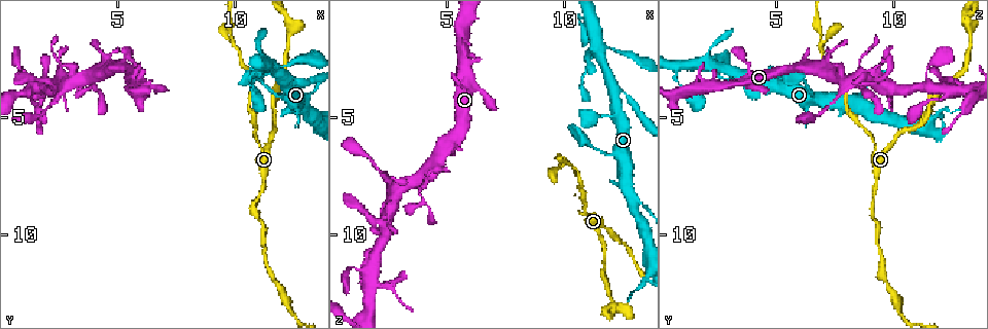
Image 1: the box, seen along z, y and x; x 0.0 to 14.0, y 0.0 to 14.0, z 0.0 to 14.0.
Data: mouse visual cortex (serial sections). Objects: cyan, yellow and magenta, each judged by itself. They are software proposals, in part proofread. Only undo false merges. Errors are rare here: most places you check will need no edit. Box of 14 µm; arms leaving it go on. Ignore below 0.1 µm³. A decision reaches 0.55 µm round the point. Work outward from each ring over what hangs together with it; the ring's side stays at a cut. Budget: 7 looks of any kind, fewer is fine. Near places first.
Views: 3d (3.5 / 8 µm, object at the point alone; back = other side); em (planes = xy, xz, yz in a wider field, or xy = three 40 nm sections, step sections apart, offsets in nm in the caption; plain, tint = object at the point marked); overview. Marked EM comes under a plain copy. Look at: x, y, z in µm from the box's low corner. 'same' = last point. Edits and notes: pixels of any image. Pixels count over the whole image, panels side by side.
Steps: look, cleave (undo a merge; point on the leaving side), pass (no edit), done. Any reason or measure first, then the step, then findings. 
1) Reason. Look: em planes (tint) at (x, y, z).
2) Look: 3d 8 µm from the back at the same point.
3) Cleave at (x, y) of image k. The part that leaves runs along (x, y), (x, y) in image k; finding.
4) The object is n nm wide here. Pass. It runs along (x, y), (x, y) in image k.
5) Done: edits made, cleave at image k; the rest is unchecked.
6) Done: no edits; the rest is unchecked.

Small branch off a trunk. Look: 3d 8 µm at (12.9, 4.4, 8.6).

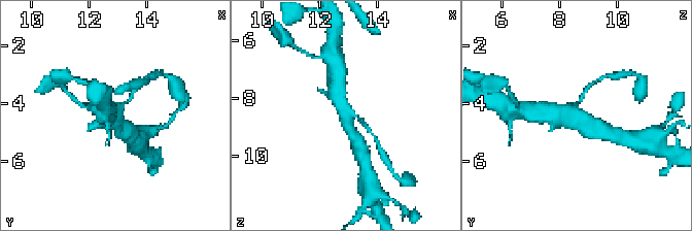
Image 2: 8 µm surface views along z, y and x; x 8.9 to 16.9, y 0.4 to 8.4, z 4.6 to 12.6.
Look: 3d 3.5 µm from the back at (12.9, 4.4, 8.6).

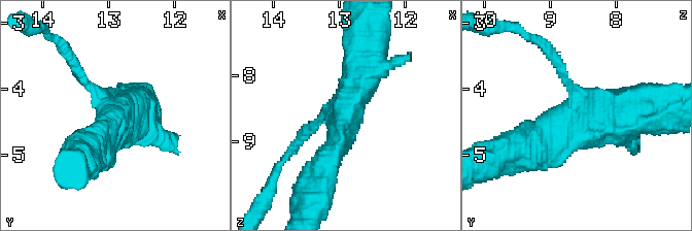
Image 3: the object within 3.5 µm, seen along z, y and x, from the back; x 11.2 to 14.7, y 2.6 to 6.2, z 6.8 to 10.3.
3 arms meet here; the arms are 150, 400, 500 nm wide; shape alone is not enough. Look: em planes (tint) at (12.90, 4.35, 8.55).

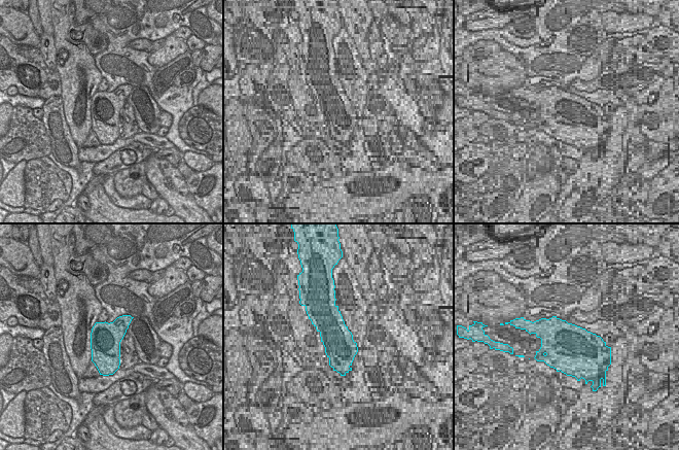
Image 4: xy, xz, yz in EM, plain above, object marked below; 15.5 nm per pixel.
Pass. Continuous, no second cell.

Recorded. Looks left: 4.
A narrow waist. Look: 3d 3.5 µm at (12.5, 3.4, 3.9).

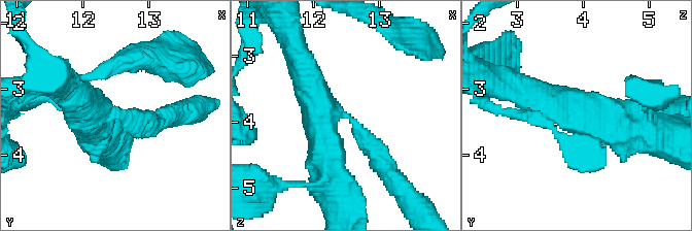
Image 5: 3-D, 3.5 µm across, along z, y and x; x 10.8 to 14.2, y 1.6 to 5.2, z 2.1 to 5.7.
3 arms meet here; the arms are 250, 450, 500 nm wide; now the EM. Look: em planes (tint) at (12.40, 3.30, 3.95).

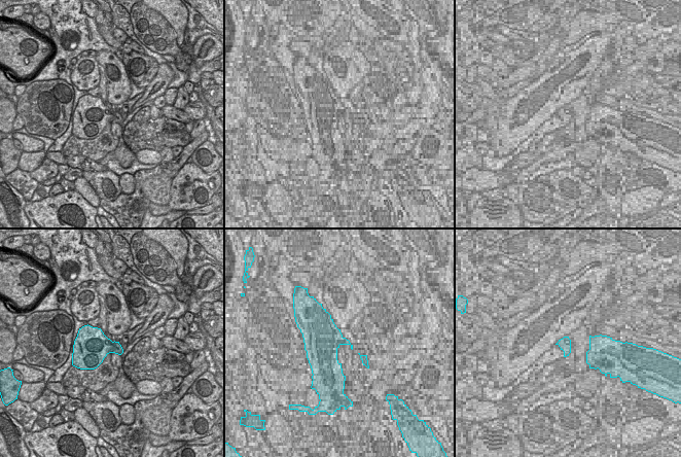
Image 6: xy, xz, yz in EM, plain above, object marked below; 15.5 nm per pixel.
Another direction. Look: em xy step 1 (tint) at the same point.

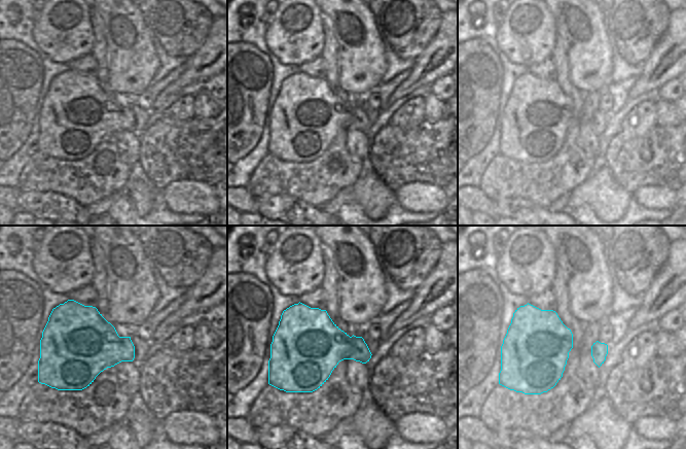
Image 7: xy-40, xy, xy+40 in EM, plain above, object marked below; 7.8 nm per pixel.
Pass. It runs along (636, 130), (523, 86) in image 5; all the same cell.

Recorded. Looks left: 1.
Done: no edits; the rest is unchecked.

